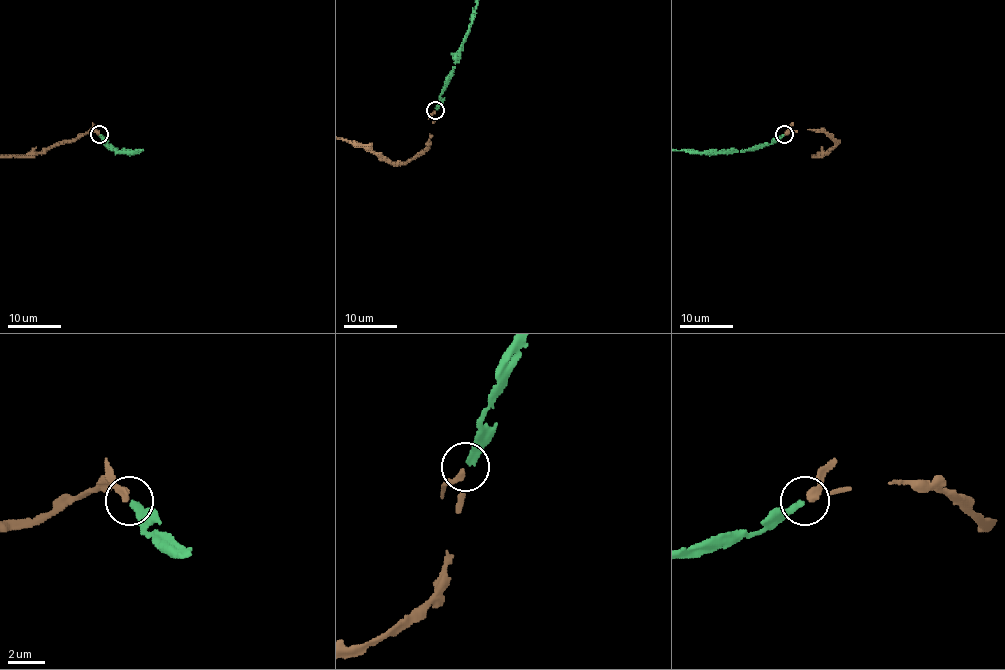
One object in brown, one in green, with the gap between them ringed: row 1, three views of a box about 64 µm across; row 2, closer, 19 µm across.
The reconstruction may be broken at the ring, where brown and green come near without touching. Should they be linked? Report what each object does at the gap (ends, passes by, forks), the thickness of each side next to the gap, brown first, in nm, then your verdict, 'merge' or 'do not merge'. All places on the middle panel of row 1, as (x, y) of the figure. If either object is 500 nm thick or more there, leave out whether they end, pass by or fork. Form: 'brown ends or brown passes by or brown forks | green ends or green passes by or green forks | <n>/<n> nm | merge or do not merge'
brown passes by | green ends | 240/360 nm | merge

